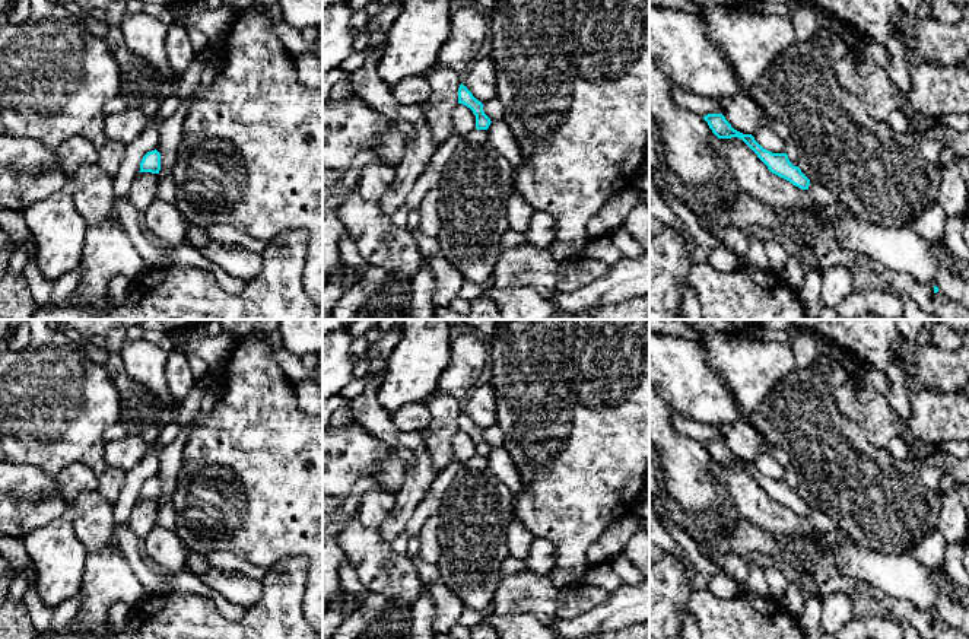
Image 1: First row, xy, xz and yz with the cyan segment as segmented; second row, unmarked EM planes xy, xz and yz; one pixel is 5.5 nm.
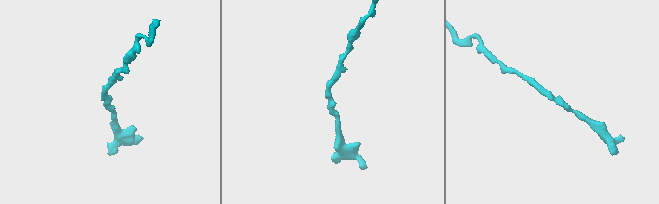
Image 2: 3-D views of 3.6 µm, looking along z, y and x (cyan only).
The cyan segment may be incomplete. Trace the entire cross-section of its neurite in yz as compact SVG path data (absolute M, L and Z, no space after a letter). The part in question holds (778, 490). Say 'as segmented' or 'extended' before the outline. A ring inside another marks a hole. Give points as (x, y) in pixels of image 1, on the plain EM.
as segmented; M708 441L703 444L703 446L708 449L709 455L718 465L741 465L772 500L790 508L792 512L801 516L808 516L810 506L801 499L798 493L794 493L790 489L787 480L772 480L763 476L752 461L743 461L734 457L722 441Z

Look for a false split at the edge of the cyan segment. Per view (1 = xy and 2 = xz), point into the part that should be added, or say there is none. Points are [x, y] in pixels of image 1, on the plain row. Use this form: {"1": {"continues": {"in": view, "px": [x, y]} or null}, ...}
{"1": {"continues": null}, "2": {"continues": null}}

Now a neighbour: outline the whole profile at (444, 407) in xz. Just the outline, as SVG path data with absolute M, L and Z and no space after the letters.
M435 391L426 406L432 414L425 439L426 451L431 455L433 470L439 473L455 461L452 438L458 432L458 414L463 410L463 401Z

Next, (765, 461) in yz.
M763 445L752 462L763 476L772 480L787 480L785 468L775 460L771 446Z

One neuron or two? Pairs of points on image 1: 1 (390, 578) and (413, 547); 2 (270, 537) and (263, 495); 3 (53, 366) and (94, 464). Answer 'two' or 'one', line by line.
1: two
2: one
3: one

